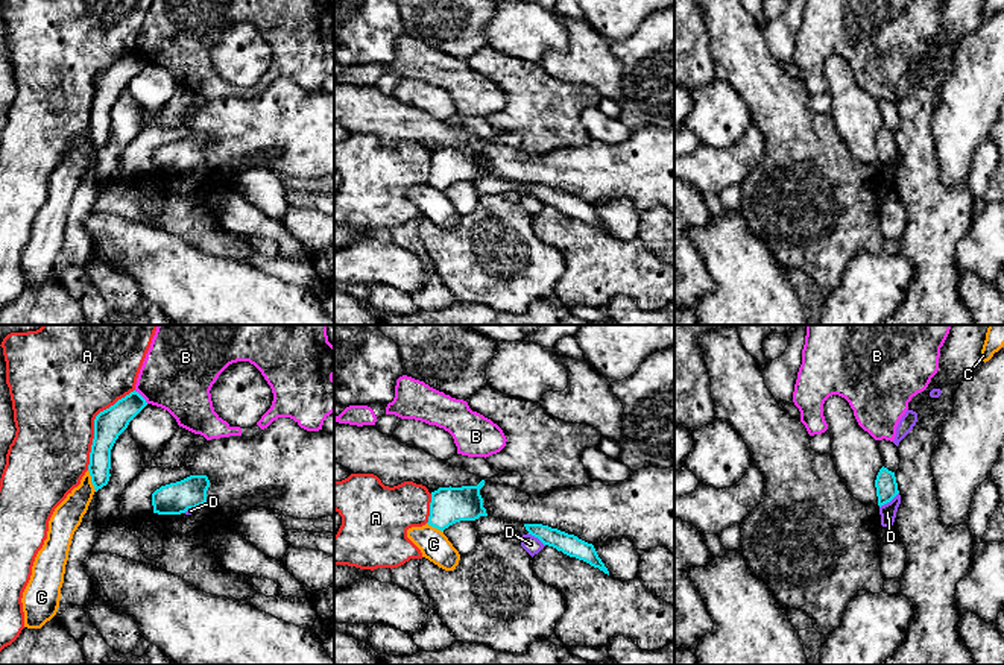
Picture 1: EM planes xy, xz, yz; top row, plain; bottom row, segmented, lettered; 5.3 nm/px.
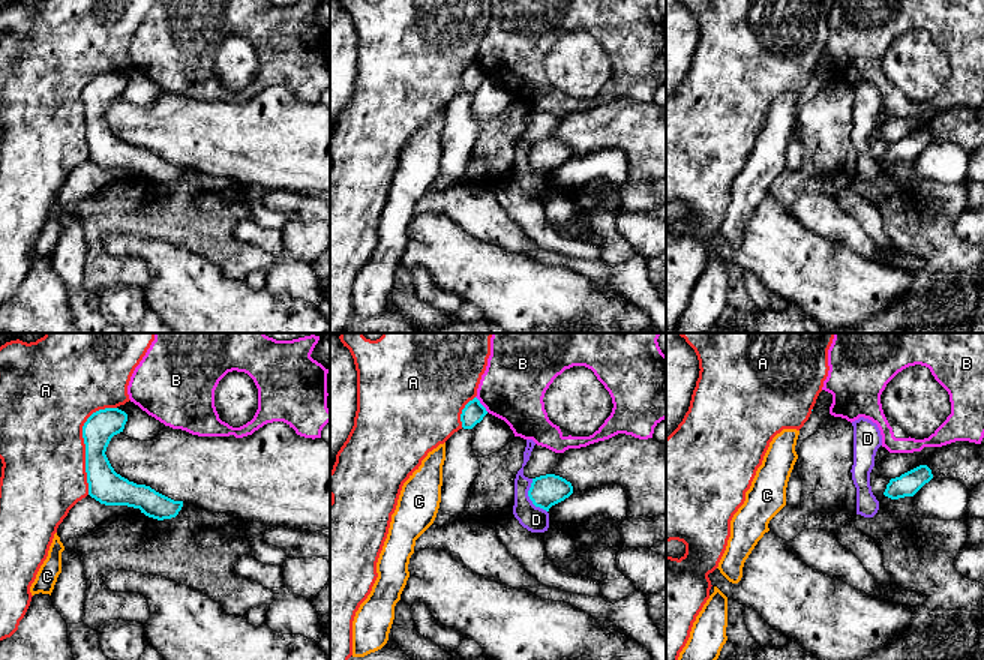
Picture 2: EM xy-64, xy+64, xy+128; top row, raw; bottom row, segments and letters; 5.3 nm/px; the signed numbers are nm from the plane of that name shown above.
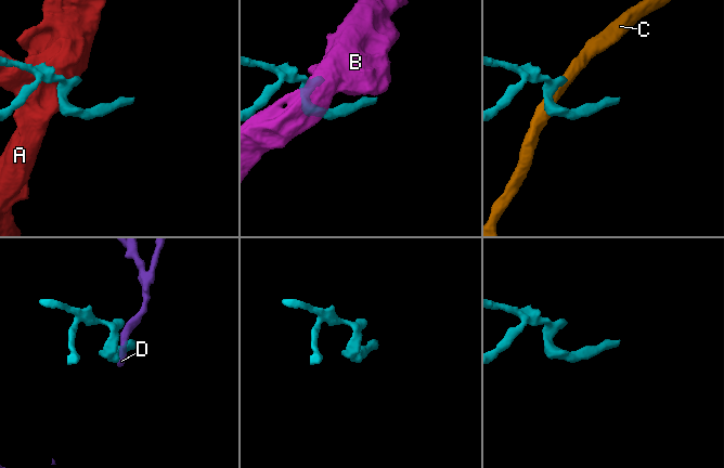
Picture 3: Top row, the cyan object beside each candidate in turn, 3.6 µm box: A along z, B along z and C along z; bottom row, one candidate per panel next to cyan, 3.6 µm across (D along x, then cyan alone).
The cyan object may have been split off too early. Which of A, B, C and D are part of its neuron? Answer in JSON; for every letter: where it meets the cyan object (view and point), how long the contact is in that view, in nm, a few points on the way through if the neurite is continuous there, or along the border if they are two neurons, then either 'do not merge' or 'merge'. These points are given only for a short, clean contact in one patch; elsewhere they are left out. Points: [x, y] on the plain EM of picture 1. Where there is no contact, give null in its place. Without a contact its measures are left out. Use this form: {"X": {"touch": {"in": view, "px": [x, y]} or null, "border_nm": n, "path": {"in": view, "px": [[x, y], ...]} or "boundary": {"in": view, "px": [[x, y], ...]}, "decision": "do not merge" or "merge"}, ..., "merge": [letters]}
{"A": {"touch": {"in": "xy", "px": [94, 84]}, "border_nm": 500, "decision": "do not merge"}, "B": {"touch": {"in": "xy", "px": [142, 56]}, "border_nm": 100, "decision": "do not merge"}, "C": {"touch": {"in": "xy", "px": [91, 140]}, "border_nm": 130, "boundary": {"in": "xy", "px": [[88, 129], [96, 151]]}, "decision": "do not merge"}, "D": {"touch": {"in": "yz", "px": [889, 161]}, "border_nm": 130, "boundary": {"in": "yz", "px": [[898, 152], [880, 167]]}, "decision": "do not merge"}, "merge": []}

